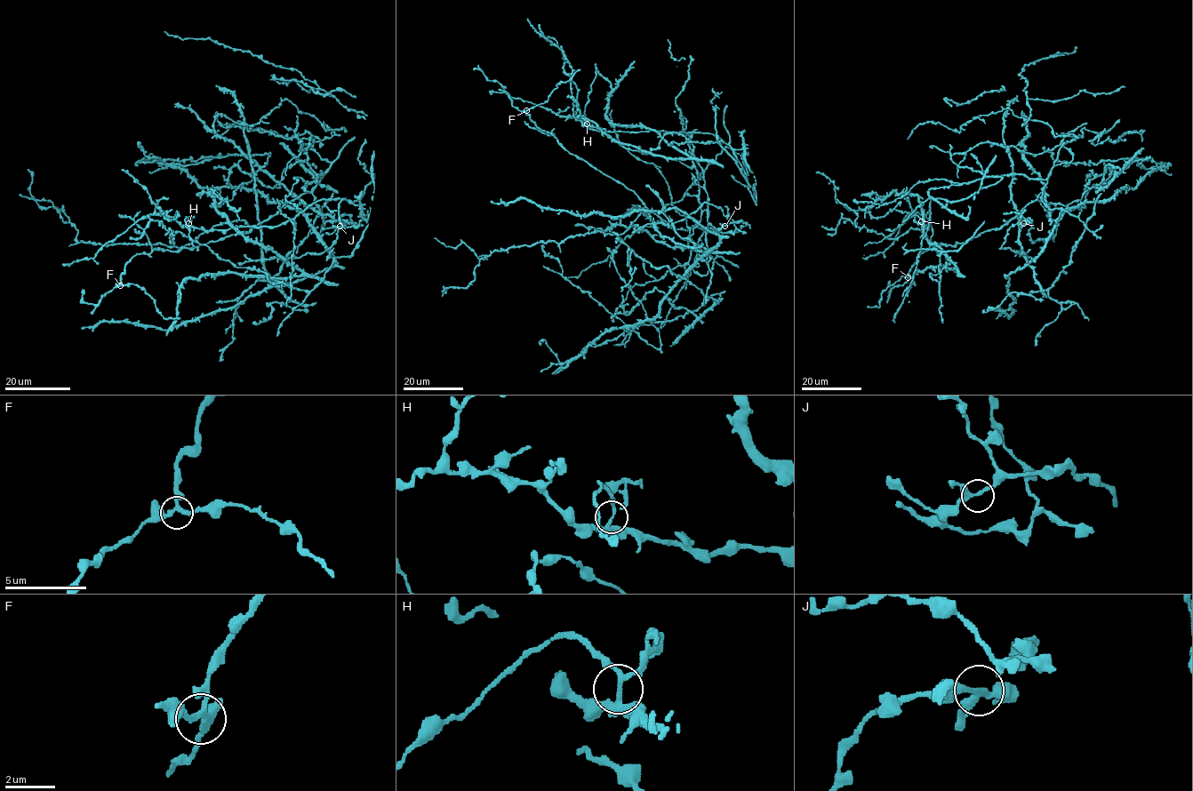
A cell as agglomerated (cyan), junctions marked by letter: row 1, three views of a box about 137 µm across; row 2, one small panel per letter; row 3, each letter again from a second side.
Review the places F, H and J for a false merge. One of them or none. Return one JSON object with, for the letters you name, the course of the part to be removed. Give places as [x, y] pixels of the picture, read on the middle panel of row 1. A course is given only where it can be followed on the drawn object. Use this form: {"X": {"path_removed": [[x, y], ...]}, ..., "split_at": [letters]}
{"H": {"path_removed": [[587, 123], [585, 106], [596, 73], [596, 67]]}, "split_at": ["H"]}

